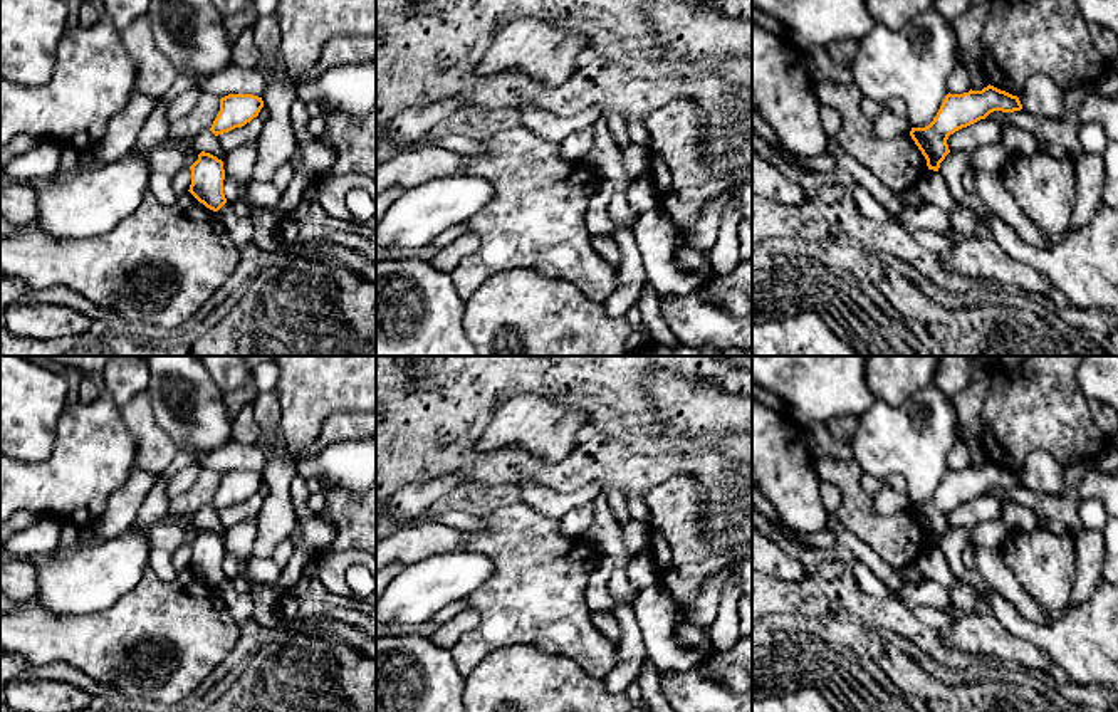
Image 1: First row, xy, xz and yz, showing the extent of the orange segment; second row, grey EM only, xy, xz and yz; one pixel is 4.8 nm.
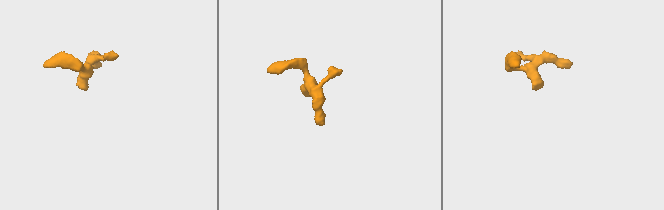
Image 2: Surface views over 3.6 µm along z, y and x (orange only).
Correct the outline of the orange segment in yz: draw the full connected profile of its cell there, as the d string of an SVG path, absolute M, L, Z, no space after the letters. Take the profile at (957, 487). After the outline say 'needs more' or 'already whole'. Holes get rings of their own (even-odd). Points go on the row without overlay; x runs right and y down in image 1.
M987 462L982 467L947 470L937 492L925 504L912 504L910 512L927 536L928 546L938 547L950 529L947 516L955 507L985 495L994 487L1014 489L1022 480L1017 472Z; already whole

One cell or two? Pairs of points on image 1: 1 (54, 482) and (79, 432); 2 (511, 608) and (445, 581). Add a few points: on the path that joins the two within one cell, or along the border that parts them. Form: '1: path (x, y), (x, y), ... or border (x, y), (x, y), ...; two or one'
1: path (66, 471), (79, 457), (79, 444); one
2: border (489, 556), (492, 573), (464, 596); two

